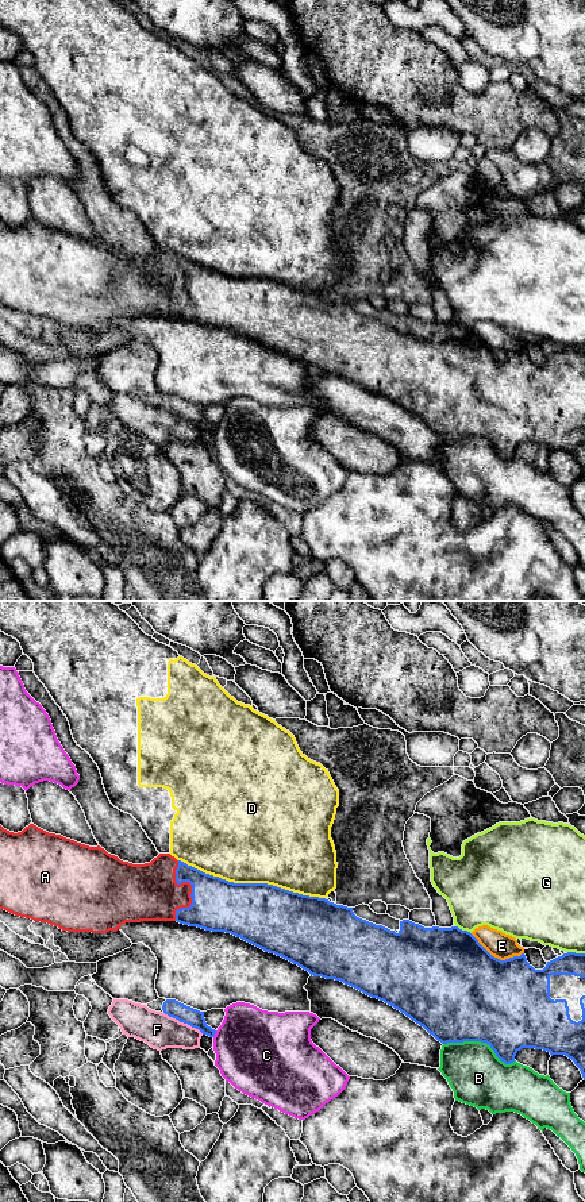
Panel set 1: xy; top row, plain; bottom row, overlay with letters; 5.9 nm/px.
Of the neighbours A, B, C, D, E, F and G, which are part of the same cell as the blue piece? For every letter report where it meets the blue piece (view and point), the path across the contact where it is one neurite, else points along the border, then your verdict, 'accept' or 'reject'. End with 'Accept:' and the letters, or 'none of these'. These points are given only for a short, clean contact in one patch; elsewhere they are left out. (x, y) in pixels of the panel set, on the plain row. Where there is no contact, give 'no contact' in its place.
A: meets blue in xy at (192, 284); accept
B: meets blue in xy at (481, 436); reject
C: meets blue in xy at (215, 427); border along xy (216, 426), (212, 431); reject
D: meets blue in xy at (251, 278); reject
E: meets blue in xy at (496, 353); reject
F: meets blue in xy at (184, 417); border along xy (164, 407), (197, 423), (203, 428); reject
G: meets blue in xy at (574, 347); reject
Accept: A

